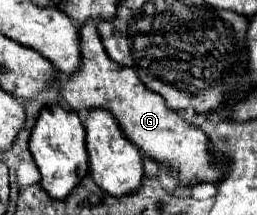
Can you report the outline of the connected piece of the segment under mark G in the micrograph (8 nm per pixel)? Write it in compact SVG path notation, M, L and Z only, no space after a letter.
M85 23L85 27L79 29L81 29L81 67L77 75L71 75L71 79L59 87L65 103L73 111L93 107L111 111L117 117L127 139L133 141L141 151L151 155L157 163L177 169L183 185L189 185L191 181L215 183L227 171L227 167L223 163L213 163L213 157L209 155L211 153L209 139L205 137L205 133L195 125L185 123L179 113L171 111L161 99L161 95L149 91L141 83L141 79L135 75L133 69L113 63L113 59L109 59L109 55L103 49L95 23Z

